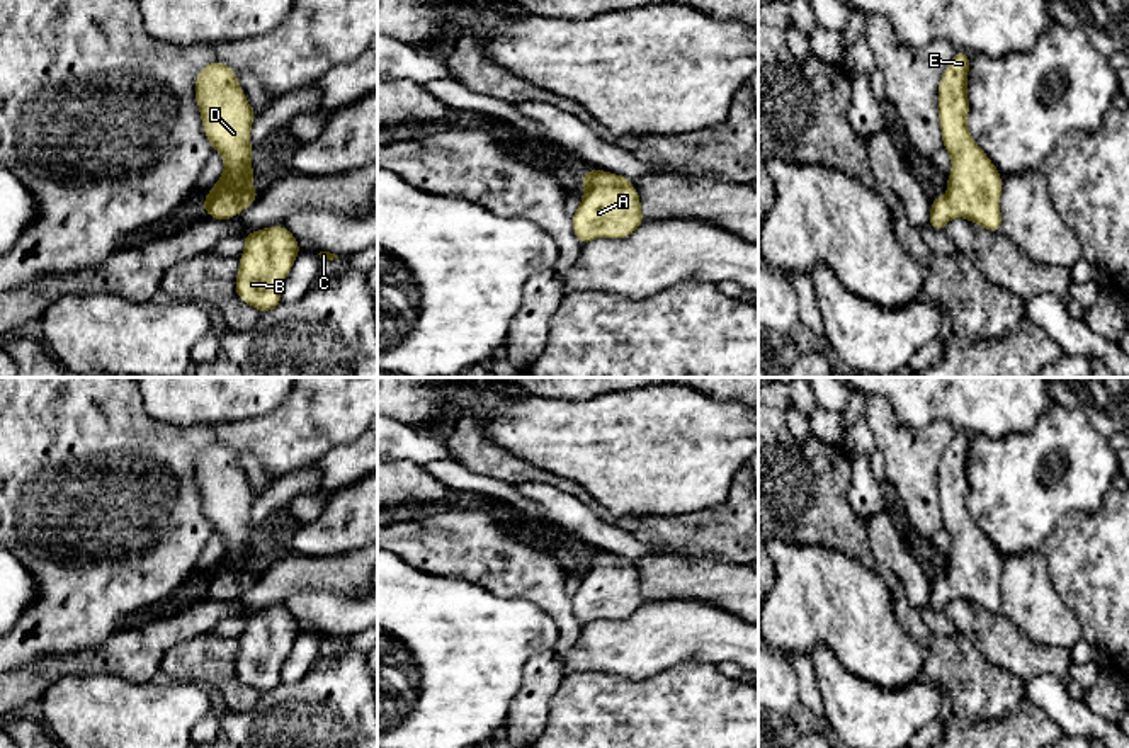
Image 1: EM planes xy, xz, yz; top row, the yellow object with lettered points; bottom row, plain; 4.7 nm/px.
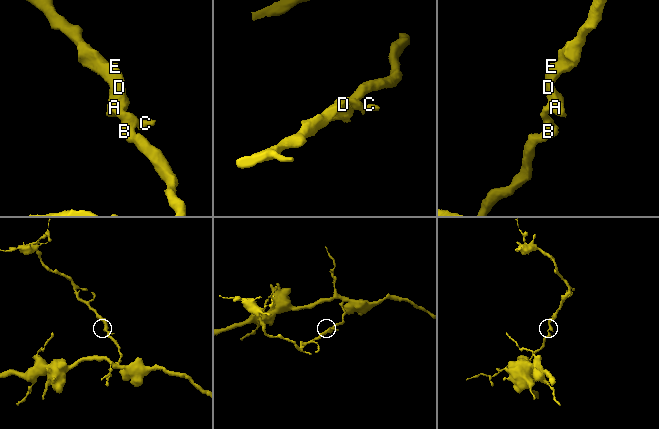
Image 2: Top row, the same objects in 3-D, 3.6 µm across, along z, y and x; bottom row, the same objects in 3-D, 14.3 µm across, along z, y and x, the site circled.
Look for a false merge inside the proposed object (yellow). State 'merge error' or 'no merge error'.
no merge error

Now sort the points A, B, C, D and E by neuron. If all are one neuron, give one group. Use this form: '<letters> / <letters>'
A B C D E

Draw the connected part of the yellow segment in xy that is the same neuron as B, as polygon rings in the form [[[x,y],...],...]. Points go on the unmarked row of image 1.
[[[286,607],[250,612],[243,622],[236,675],[260,694],[270,692],[282,683],[281,668],[301,629]]]

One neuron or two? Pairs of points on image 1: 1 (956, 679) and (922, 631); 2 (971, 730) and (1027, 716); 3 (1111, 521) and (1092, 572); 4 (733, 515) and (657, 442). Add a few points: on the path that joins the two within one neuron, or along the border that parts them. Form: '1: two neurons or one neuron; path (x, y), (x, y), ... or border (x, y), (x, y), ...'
1: one neuron; path (947, 667), (944, 655), (932, 643)
2: one neuron; path (985, 730), (1014, 730)
3: one neuron; path (1111, 532), (1111, 553), (1104, 560)
4: two neurons; border (740, 468), (723, 500), (682, 512)

